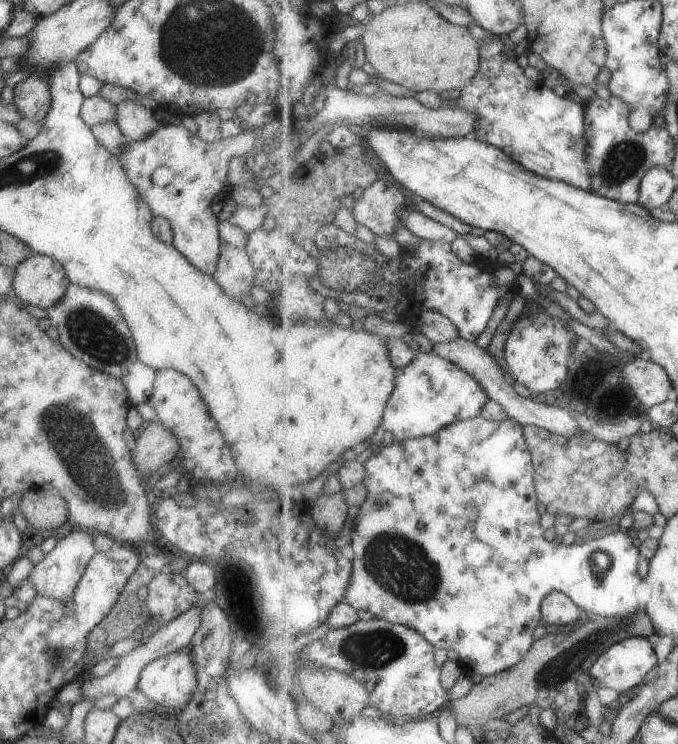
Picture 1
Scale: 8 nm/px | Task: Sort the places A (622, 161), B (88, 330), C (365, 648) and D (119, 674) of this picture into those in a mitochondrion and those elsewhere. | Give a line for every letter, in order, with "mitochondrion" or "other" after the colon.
A: mitochondrion
B: mitochondrion
C: mitochondrion
D: other

